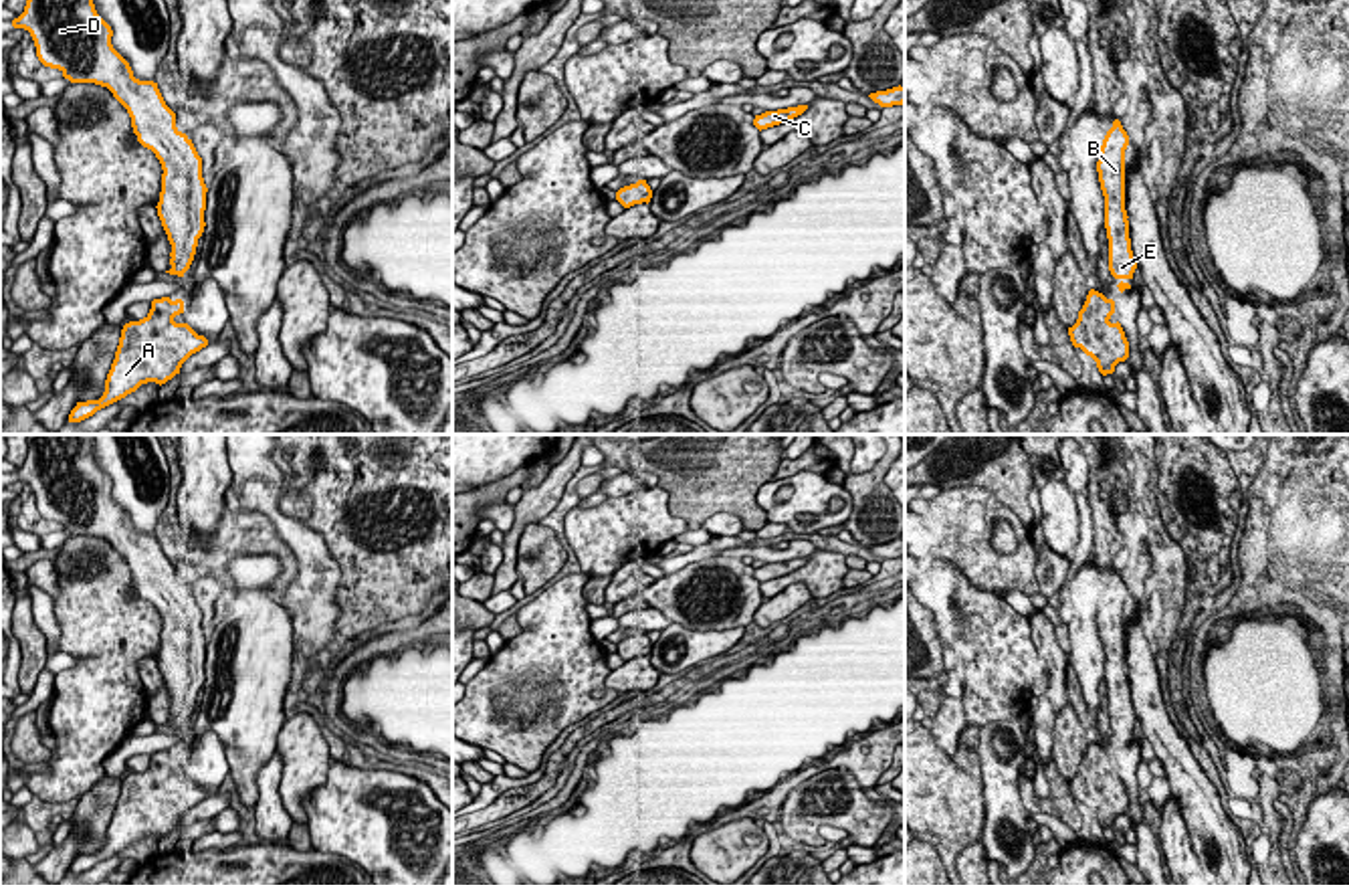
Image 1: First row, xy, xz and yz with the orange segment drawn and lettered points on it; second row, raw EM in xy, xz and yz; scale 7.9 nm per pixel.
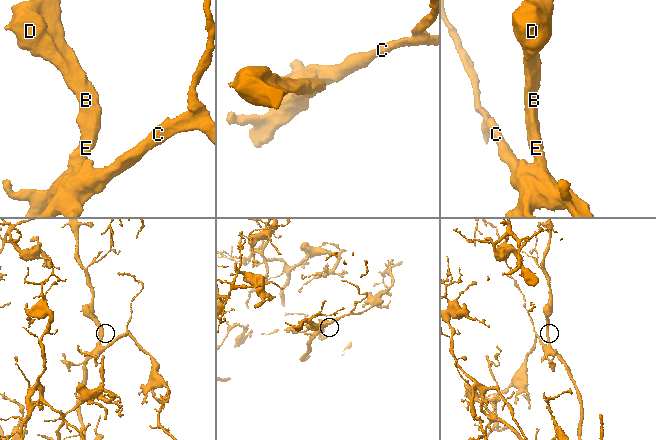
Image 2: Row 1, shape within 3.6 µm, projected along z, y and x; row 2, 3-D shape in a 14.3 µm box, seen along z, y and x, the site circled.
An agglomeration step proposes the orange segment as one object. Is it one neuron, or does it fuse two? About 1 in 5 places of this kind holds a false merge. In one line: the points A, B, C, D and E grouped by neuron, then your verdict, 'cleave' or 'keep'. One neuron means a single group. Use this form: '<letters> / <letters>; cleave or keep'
A B C D E; keep

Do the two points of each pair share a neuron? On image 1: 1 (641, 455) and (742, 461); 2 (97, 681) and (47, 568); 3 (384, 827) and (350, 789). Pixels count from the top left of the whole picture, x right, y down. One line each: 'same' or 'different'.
1: same
2: different
3: same

